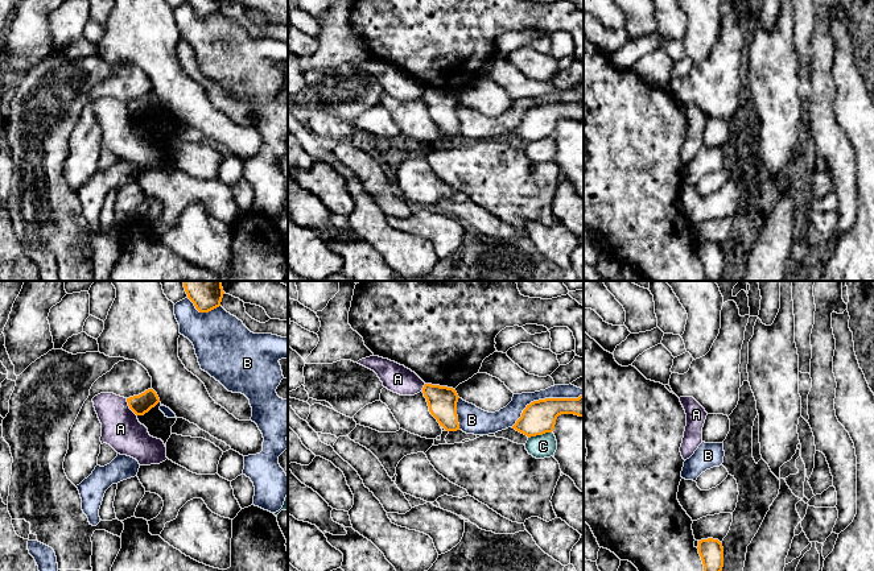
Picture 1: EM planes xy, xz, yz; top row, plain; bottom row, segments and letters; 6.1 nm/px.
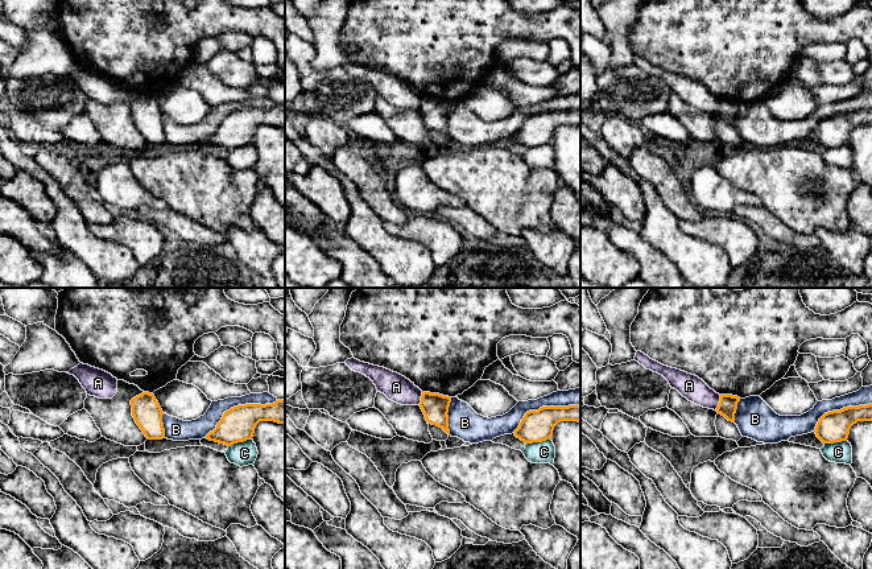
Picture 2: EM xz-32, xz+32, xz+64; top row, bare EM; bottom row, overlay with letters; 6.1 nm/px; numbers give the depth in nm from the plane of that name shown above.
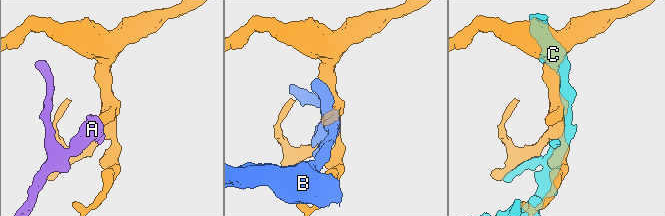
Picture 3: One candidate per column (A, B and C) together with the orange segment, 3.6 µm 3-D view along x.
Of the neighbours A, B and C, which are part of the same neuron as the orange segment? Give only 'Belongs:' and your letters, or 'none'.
Belongs: none

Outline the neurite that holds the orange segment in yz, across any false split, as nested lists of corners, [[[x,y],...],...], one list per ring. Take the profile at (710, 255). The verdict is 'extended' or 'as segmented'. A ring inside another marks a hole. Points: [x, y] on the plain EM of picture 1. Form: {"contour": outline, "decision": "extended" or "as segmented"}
{"contour": [[[718,244],[698,245],[698,258],[704,269],[704,281],[720,281],[723,272],[723,252]]], "decision": "as segmented"}

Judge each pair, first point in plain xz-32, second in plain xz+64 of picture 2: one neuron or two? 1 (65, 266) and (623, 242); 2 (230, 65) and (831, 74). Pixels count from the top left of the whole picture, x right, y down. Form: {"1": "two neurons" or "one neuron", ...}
{"1": "one neuron", "2": "one neuron"}

